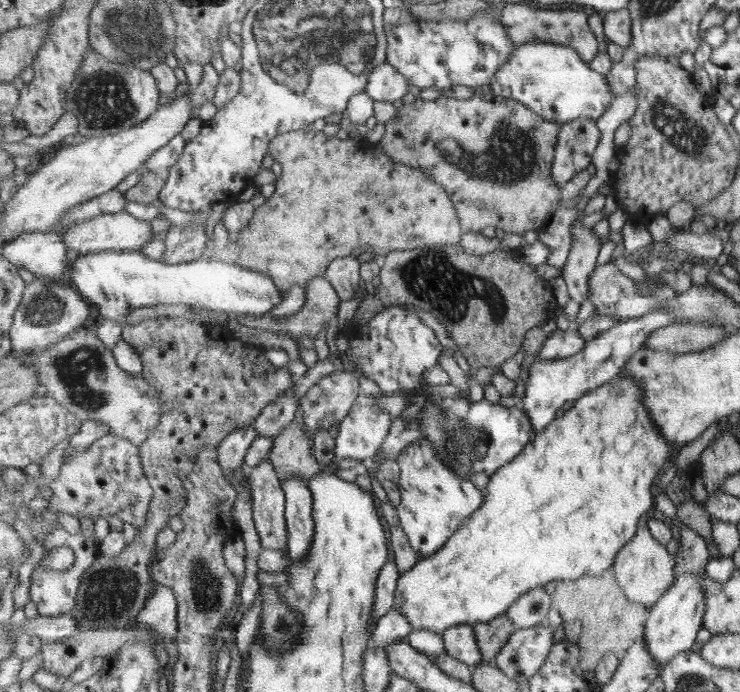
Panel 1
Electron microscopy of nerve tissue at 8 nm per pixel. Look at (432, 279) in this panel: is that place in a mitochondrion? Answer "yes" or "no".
yes

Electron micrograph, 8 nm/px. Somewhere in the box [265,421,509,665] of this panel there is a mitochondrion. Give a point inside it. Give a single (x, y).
(470, 446)

